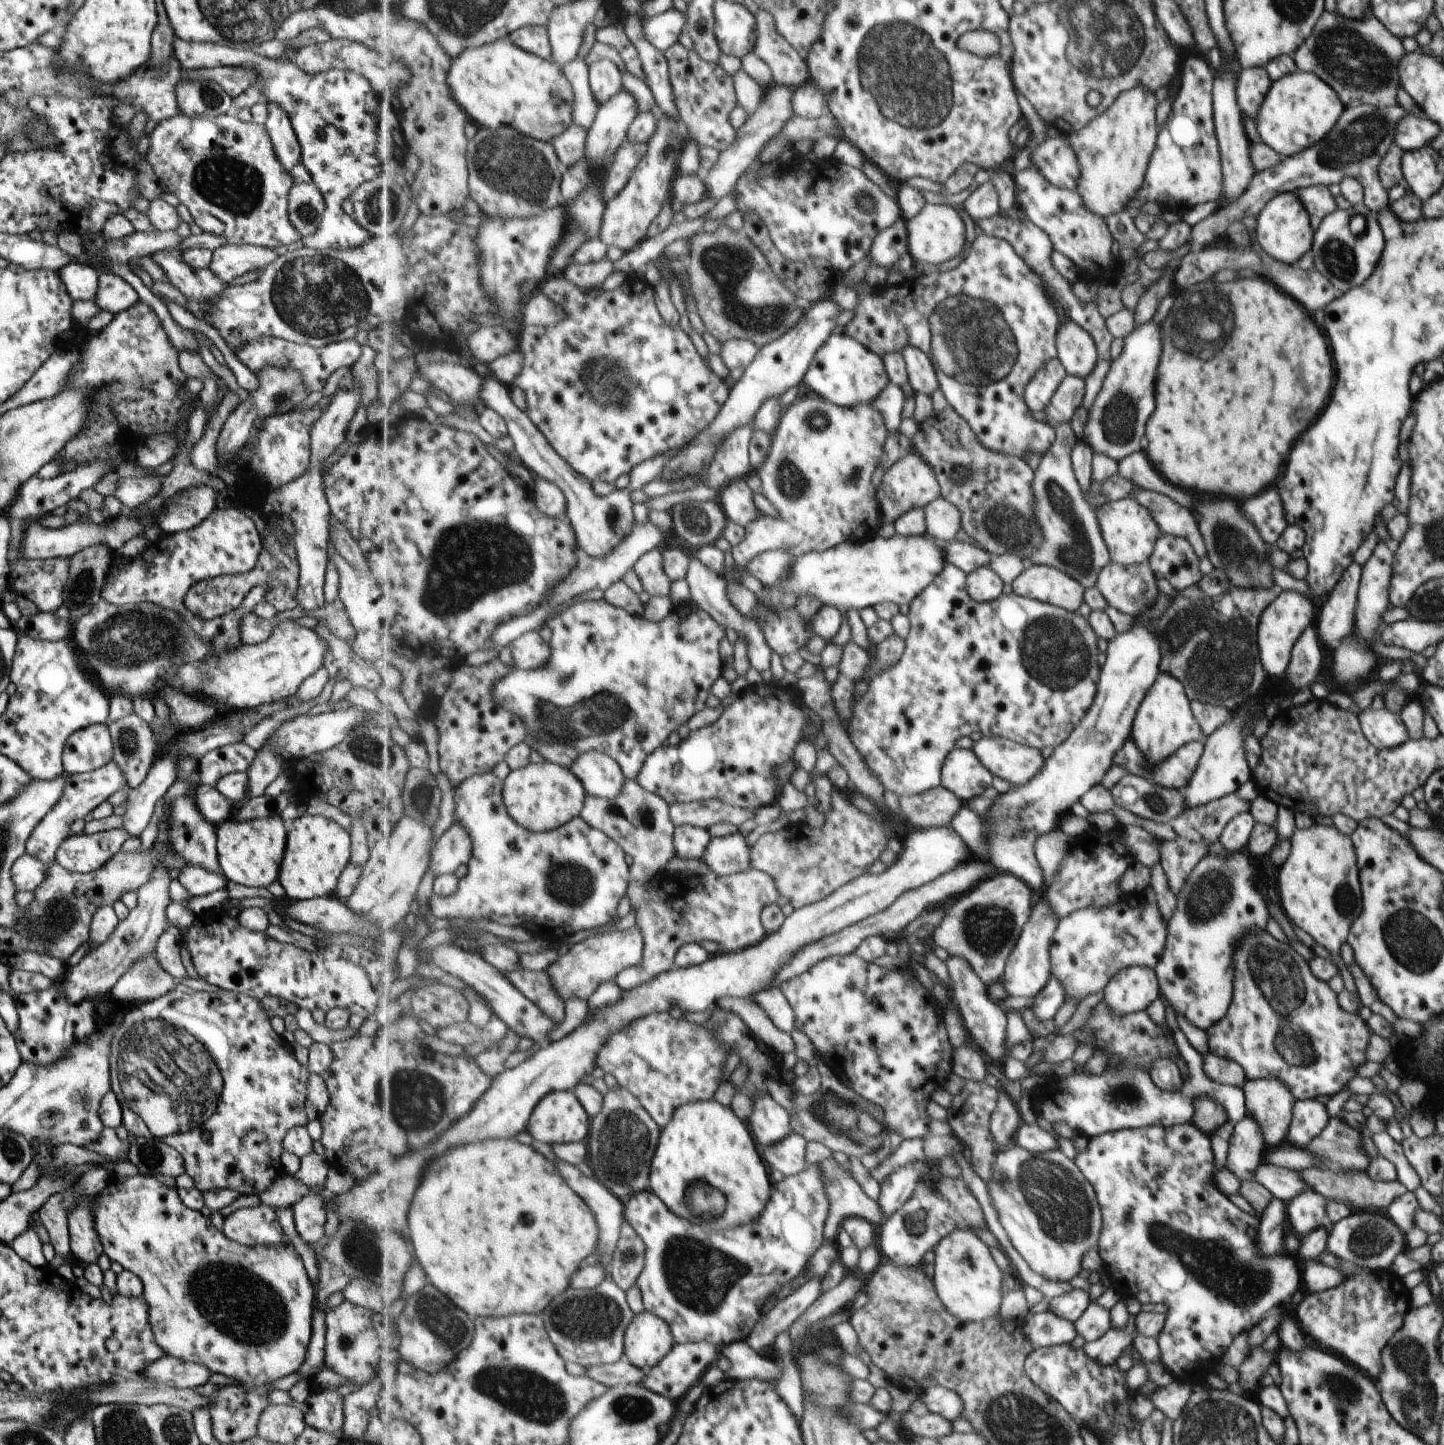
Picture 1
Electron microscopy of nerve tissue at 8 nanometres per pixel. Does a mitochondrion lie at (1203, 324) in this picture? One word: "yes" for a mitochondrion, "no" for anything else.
yes

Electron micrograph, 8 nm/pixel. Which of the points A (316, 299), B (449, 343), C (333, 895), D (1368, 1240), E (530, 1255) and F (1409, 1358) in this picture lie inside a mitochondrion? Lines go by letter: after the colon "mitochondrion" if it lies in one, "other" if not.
A: mitochondrion
B: other
C: other
D: mitochondrion
E: other
F: mitochondrion

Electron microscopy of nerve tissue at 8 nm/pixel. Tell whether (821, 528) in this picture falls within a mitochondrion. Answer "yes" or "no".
no

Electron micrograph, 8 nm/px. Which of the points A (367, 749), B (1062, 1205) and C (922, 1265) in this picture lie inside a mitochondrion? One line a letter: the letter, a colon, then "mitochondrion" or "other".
A: mitochondrion
B: mitochondrion
C: other

